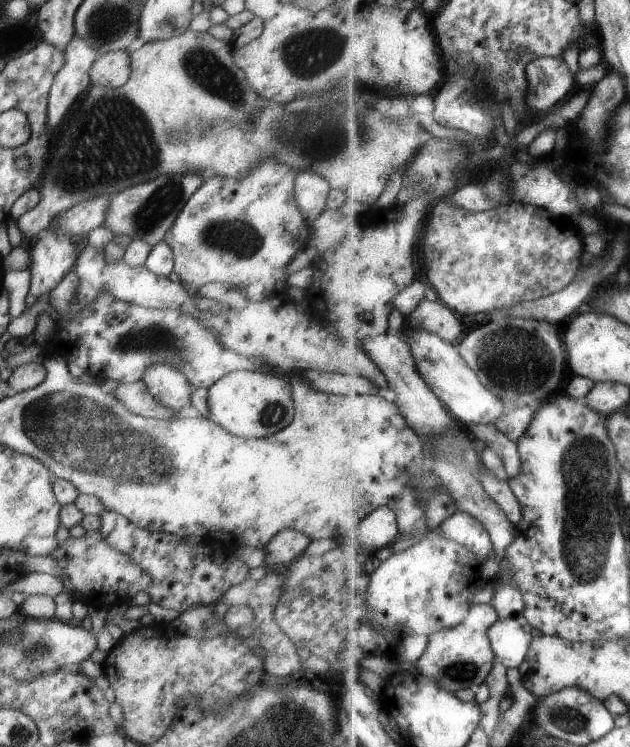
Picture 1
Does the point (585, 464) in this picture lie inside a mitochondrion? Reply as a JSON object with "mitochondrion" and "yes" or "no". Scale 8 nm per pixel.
{"mitochondrion":"yes"}

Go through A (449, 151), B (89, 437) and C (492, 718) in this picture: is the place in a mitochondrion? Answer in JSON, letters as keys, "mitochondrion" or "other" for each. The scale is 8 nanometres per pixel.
{"A":"mitochondrion","B":"mitochondrion","C":"other"}

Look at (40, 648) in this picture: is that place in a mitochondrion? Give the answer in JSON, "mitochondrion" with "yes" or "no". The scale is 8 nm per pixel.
{"mitochondrion":"yes"}

